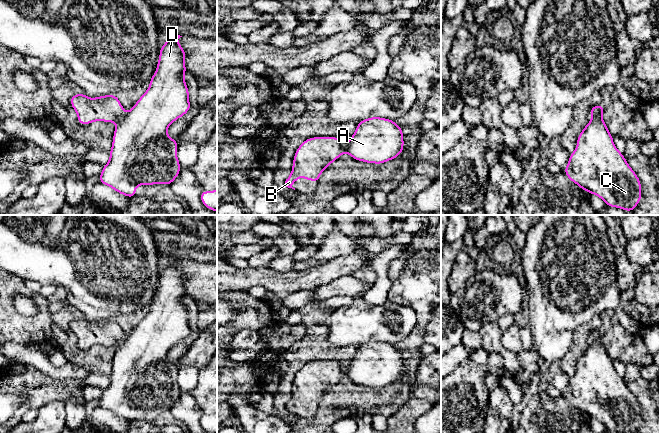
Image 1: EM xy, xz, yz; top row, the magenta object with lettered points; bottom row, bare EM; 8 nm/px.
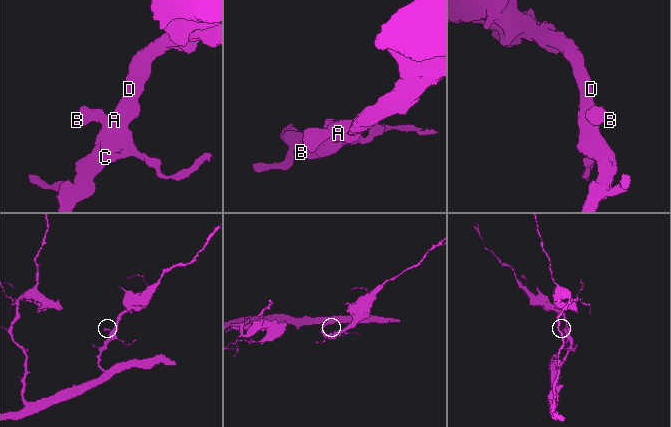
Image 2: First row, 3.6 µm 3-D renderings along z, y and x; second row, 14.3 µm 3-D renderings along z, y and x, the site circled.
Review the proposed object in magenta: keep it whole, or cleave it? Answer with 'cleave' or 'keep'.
cleave

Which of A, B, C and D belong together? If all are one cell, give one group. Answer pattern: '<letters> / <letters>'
A C D / B

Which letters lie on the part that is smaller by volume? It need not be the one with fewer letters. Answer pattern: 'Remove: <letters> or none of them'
Remove: B

